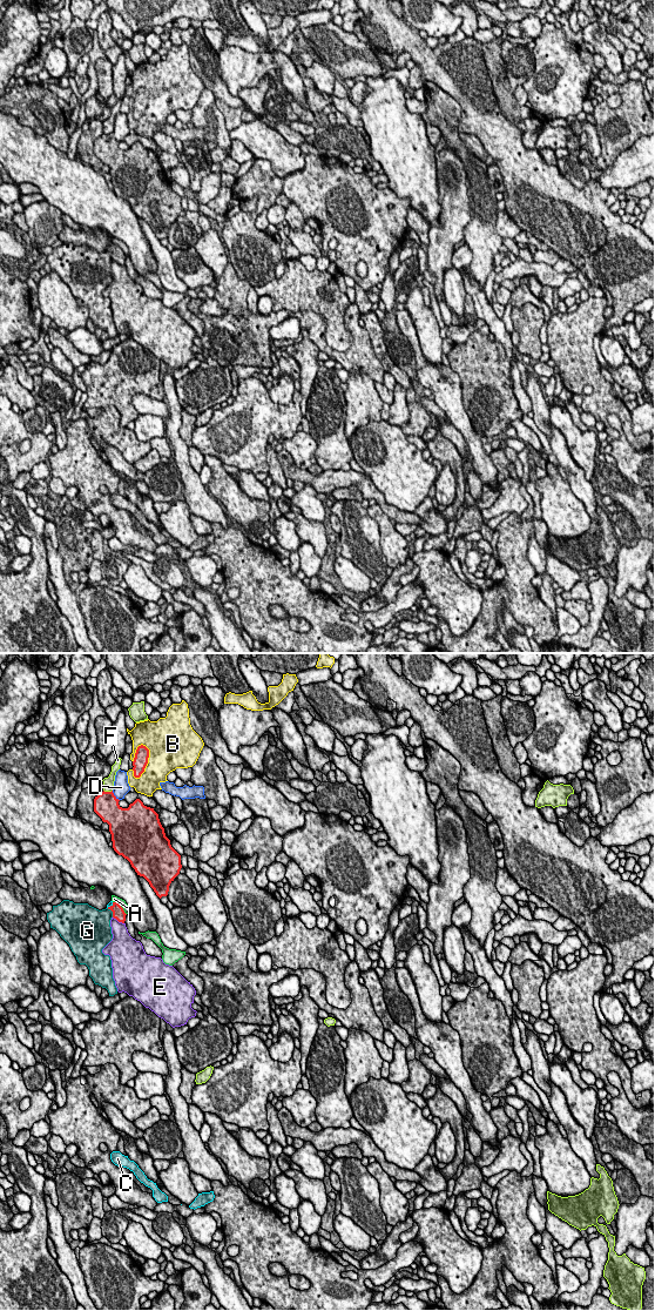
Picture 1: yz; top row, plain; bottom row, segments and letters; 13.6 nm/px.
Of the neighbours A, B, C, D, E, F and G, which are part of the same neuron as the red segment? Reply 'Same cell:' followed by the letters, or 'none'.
Same cell: C

